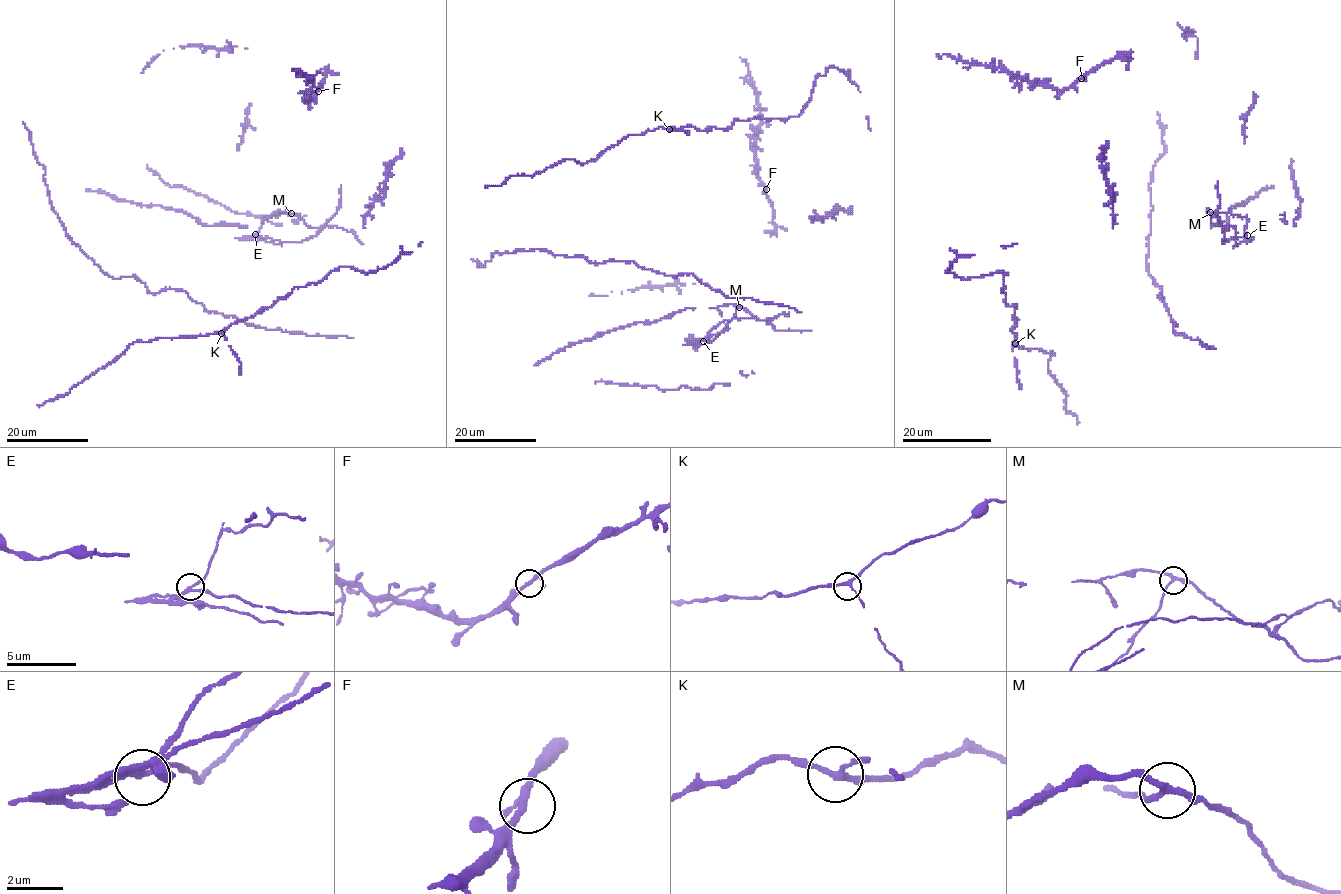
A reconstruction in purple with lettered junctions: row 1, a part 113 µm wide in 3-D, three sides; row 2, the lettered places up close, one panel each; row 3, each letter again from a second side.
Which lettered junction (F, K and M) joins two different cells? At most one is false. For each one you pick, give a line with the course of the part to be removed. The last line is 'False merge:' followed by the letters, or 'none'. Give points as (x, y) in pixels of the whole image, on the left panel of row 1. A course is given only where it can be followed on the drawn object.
M: Course of the part to remove: (290, 213), (265, 218), (256, 234), (301, 242), (318, 233), (335, 214), (340, 203), (340, 185)
False merge: M

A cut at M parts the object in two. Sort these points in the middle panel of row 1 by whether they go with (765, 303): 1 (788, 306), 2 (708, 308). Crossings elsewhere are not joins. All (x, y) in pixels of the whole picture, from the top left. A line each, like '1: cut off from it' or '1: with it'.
1: with it
2: with it

